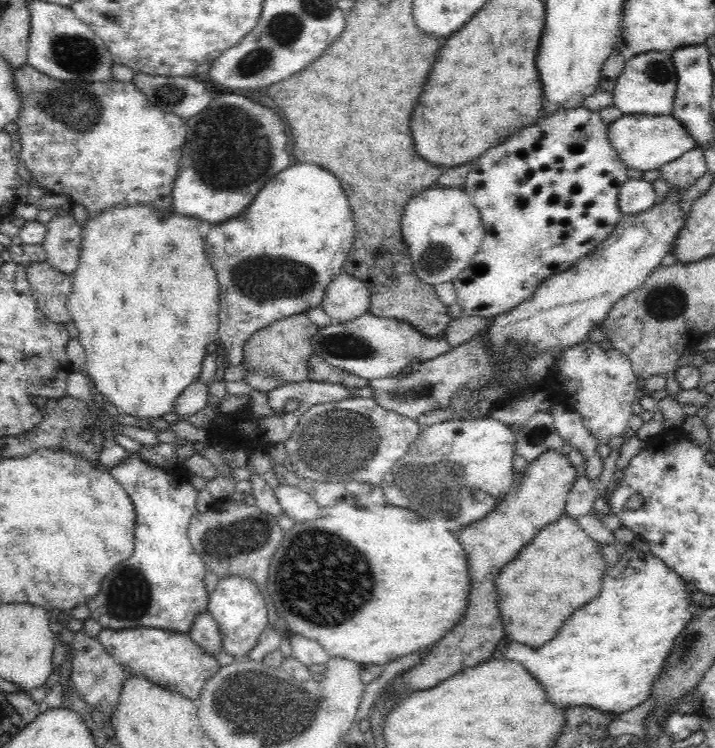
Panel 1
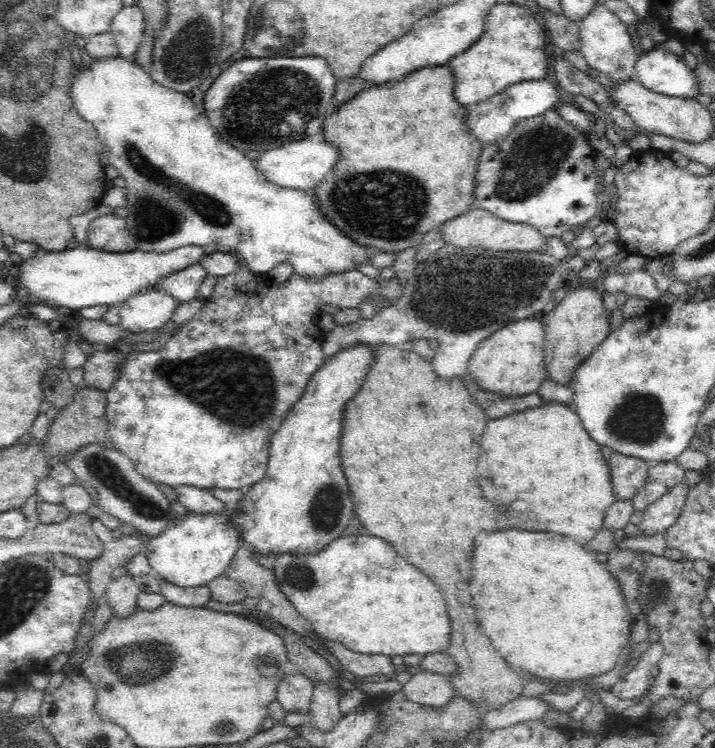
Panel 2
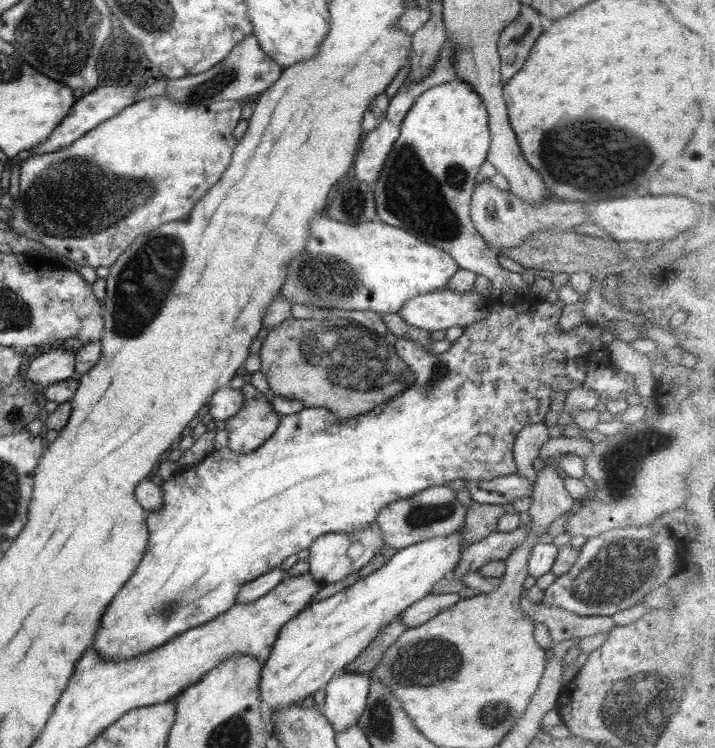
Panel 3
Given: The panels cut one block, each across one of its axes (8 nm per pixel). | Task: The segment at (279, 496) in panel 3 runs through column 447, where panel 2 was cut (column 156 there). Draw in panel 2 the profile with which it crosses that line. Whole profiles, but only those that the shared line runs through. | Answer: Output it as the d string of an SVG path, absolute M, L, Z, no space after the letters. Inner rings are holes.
M232 252L232 255L238 259L239 268L227 276L217 278L214 292L207 301L202 302L203 306L200 313L192 320L181 324L177 332L164 341L164 348L161 350L156 352L132 351L126 354L126 360L122 362L122 368L120 368L120 374L118 374L118 380L106 391L106 417L109 424L107 436L113 444L112 448L125 454L134 463L138 473L155 484L168 484L172 488L190 486L211 491L215 488L222 490L249 489L255 482L262 480L267 471L273 432L280 428L291 407L304 394L310 376L325 362L325 356L322 352L322 342L325 336L322 335L316 325L318 319L316 316L320 316L320 306L322 304L336 304L337 306L357 309L365 299L376 297L380 301L382 298L379 284L360 271L339 272L339 274L332 274L324 279L306 279L294 273L289 280L278 285L259 282L264 280L250 272L241 255L238 252ZM216 356L222 356L224 372L216 370L216 364L218 364ZM204 408L208 408L218 418L204 418Z

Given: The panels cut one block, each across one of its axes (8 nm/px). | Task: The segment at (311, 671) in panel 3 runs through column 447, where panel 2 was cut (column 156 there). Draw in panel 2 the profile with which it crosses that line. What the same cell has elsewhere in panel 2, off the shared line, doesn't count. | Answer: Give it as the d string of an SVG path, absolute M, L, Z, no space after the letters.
M230 509L218 514L184 514L178 522L150 538L146 554L155 576L180 588L204 586L220 576L233 561L238 548L245 546L239 532L233 528L229 518Z

